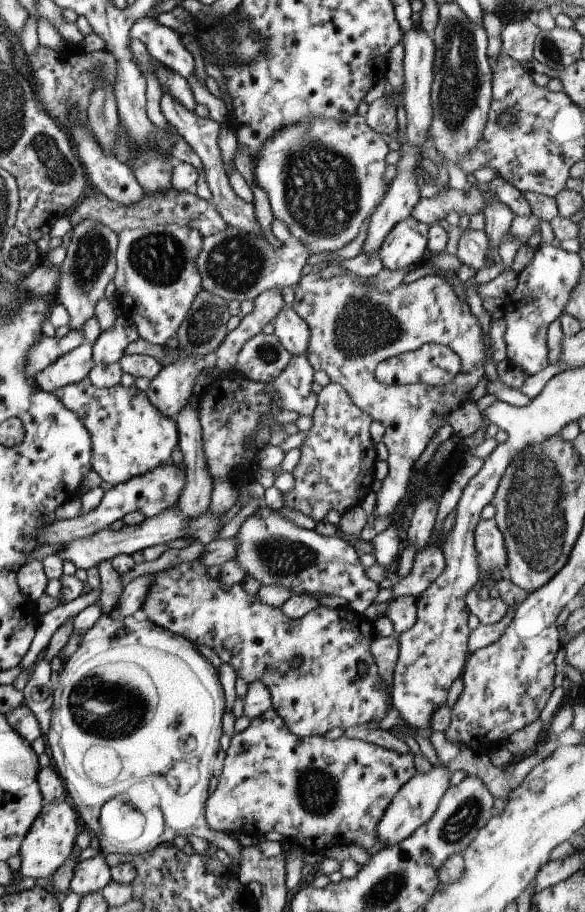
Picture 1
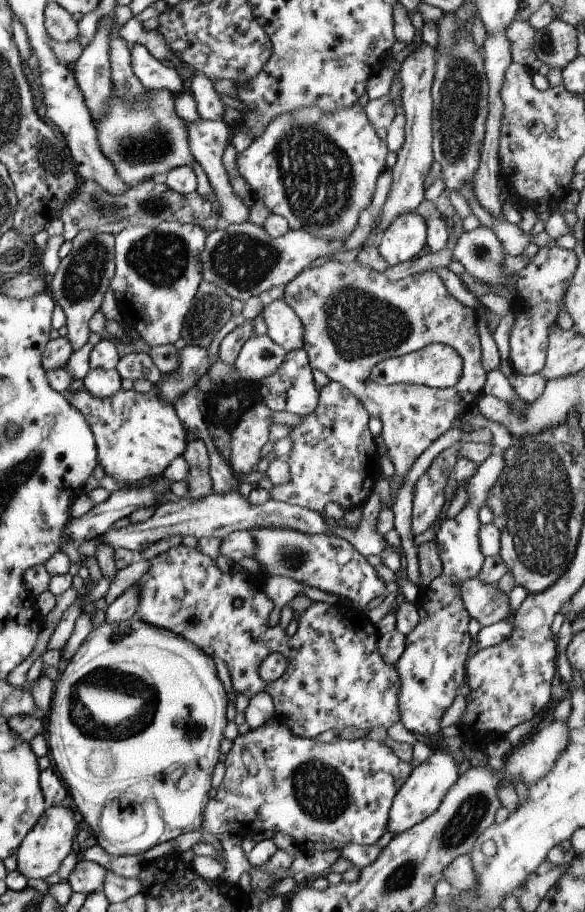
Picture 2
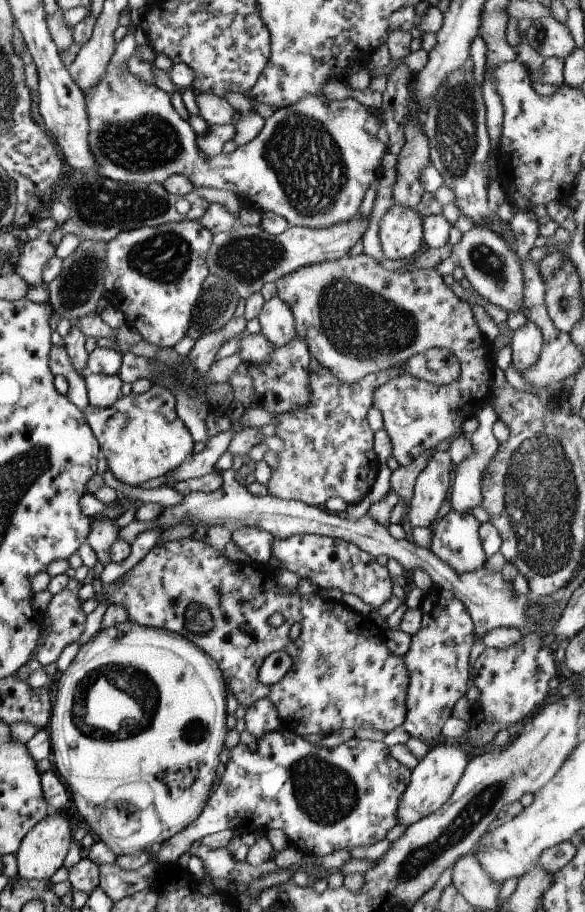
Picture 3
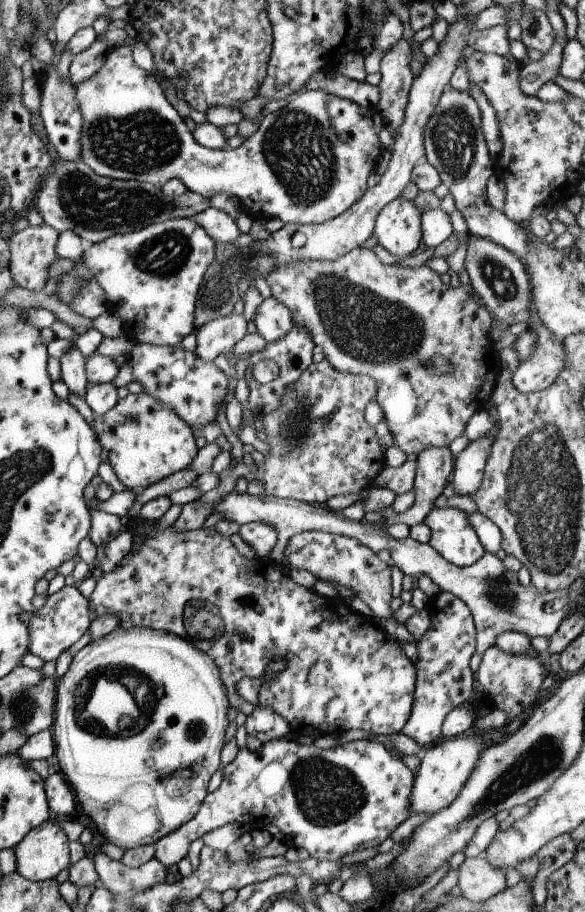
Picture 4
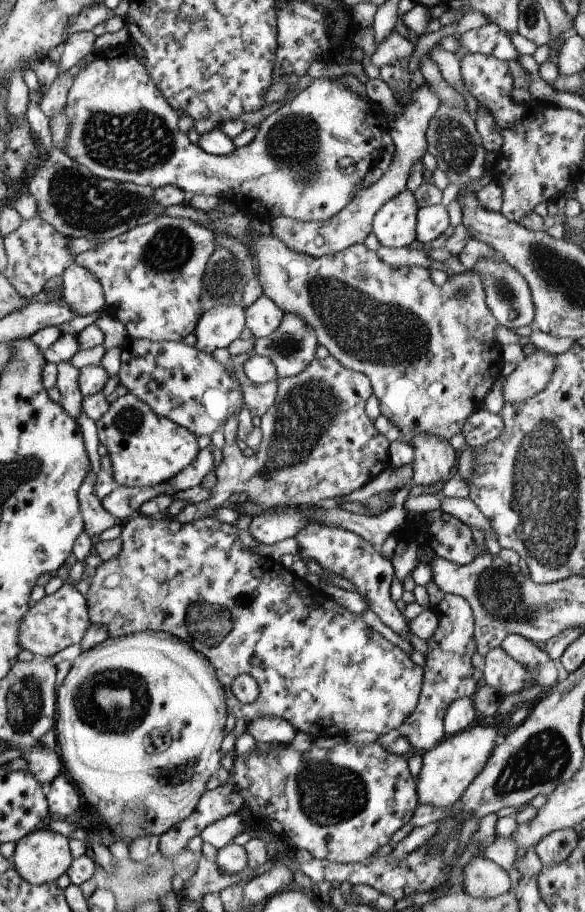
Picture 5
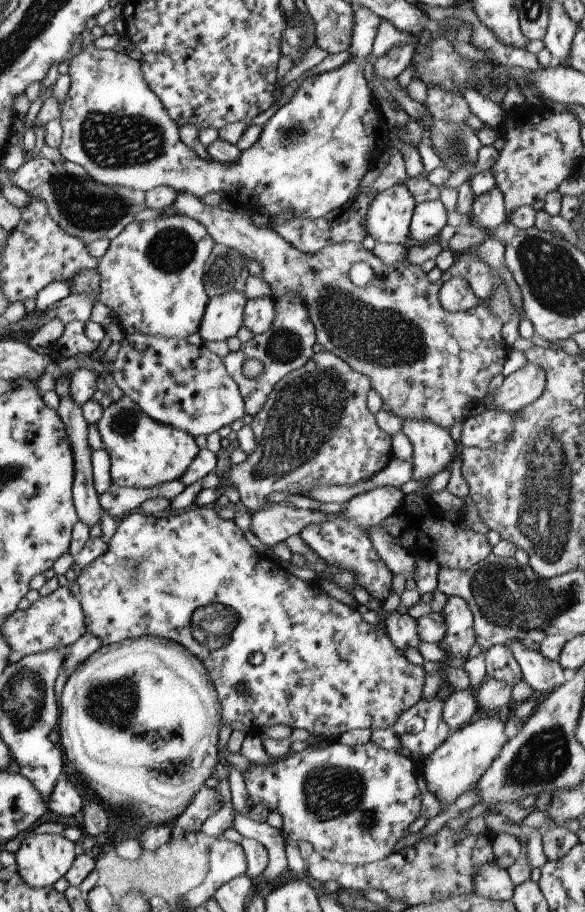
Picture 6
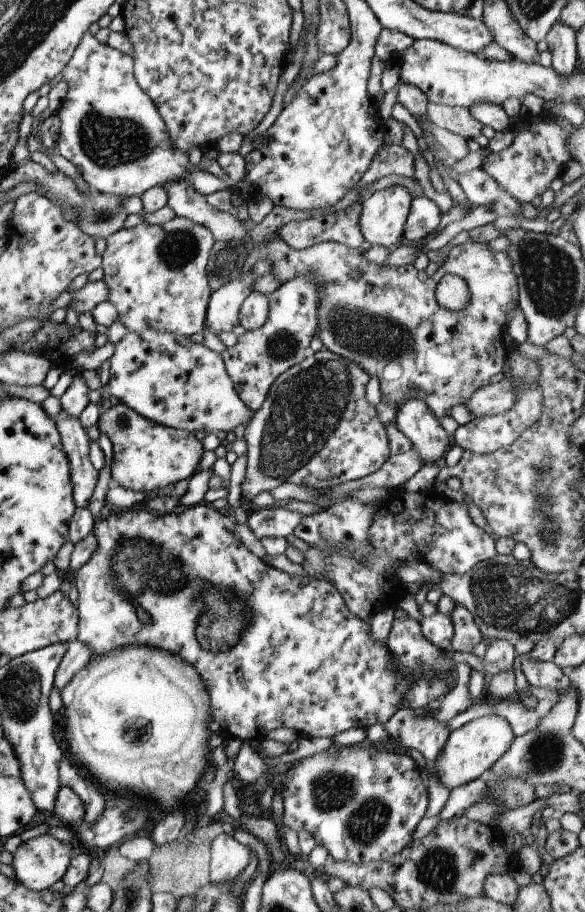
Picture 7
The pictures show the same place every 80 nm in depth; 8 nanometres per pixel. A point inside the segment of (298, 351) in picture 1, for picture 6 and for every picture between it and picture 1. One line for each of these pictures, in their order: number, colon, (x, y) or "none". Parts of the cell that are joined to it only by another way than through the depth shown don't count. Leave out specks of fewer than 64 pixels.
2: (282, 326)
3: (277, 324)
4: (271, 320)
5: (262, 318)
6: (258, 313)

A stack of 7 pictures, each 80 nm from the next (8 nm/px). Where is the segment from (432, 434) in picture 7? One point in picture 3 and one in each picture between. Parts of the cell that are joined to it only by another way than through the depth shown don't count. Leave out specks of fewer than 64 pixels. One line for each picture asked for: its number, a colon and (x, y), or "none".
3: (431, 485)
4: (433, 465)
5: (432, 458)
6: (432, 449)

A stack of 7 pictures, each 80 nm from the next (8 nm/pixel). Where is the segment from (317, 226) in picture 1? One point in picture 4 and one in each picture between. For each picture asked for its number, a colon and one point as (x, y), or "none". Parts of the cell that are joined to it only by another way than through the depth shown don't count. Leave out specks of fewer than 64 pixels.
2: (318, 170)
3: (312, 161)
4: (306, 163)

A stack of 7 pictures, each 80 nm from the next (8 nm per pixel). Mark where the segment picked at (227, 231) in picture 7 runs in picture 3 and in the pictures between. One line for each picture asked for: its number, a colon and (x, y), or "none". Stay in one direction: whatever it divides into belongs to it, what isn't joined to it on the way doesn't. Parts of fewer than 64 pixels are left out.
3: (357, 318)
4: (384, 321)
5: (430, 354)
6: (427, 364)

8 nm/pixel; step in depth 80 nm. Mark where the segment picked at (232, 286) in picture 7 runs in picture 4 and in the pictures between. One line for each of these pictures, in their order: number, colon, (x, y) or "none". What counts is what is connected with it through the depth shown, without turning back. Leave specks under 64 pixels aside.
4: (218, 336)
5: (218, 327)
6: (222, 316)

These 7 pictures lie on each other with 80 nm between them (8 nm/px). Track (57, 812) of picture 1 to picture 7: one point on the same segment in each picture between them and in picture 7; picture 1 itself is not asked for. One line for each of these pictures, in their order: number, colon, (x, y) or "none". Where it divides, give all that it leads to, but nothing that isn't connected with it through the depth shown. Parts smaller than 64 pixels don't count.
2: (40, 854)
3: (41, 852)
4: (43, 853)
5: (40, 857)
6: (40, 859)
7: (39, 862)

